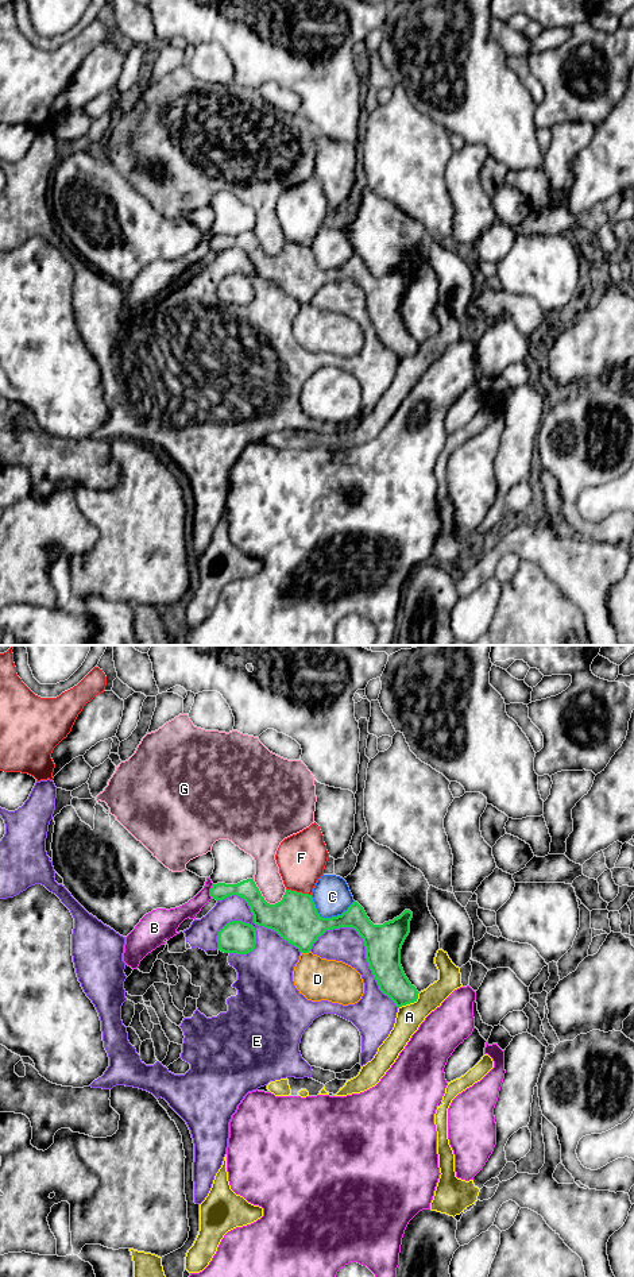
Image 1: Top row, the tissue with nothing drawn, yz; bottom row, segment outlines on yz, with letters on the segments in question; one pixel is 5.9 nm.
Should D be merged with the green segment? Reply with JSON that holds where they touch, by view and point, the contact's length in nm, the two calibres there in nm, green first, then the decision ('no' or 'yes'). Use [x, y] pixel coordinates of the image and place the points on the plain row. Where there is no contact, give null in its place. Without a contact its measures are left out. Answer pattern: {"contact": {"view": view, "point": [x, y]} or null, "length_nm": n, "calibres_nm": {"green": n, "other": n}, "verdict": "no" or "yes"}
{"contact": {"view": "yz", "point": [305, 304]}, "length_nm": 60, "calibres_nm": {"green": 280, "other": 260}, "verdict": "yes"}

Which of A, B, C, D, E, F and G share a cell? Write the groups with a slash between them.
A / B / C / D / E / F / G

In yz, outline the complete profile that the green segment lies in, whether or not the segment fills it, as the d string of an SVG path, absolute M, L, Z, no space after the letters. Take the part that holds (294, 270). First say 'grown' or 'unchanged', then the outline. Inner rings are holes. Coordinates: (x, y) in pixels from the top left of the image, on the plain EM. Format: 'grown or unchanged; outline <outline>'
grown; outline M254 231L237 236L217 235L210 240L210 248L216 252L232 247L248 255L255 277L277 283L299 301L301 308L293 323L293 333L308 352L328 352L348 358L362 351L364 335L355 320L343 313L321 310L310 304L313 296L326 282L352 279L363 290L366 310L379 342L398 360L417 354L420 344L409 333L401 317L401 301L410 285L413 270L410 262L383 277L374 277L357 254L341 267L322 270L312 247L286 242L281 254L270 256Z

